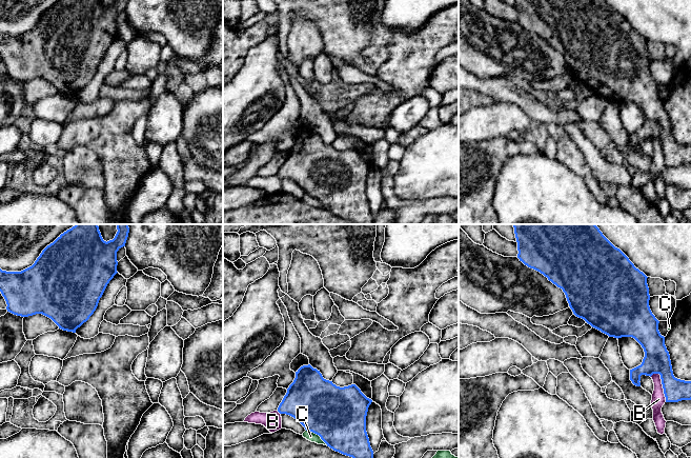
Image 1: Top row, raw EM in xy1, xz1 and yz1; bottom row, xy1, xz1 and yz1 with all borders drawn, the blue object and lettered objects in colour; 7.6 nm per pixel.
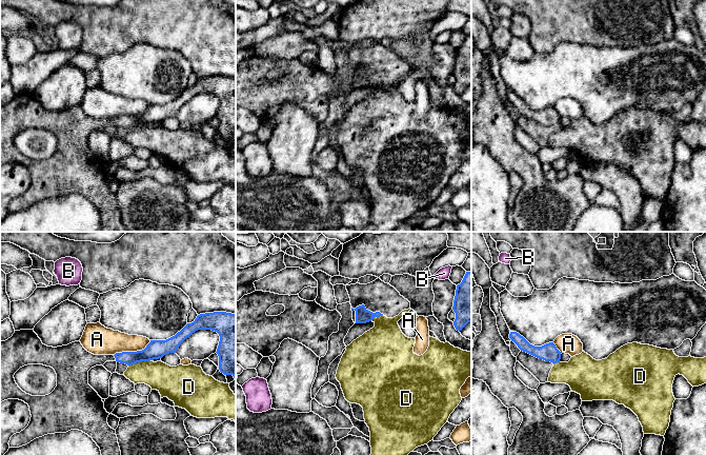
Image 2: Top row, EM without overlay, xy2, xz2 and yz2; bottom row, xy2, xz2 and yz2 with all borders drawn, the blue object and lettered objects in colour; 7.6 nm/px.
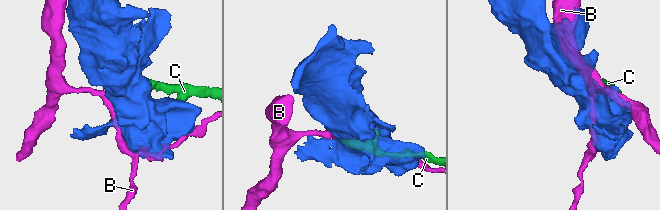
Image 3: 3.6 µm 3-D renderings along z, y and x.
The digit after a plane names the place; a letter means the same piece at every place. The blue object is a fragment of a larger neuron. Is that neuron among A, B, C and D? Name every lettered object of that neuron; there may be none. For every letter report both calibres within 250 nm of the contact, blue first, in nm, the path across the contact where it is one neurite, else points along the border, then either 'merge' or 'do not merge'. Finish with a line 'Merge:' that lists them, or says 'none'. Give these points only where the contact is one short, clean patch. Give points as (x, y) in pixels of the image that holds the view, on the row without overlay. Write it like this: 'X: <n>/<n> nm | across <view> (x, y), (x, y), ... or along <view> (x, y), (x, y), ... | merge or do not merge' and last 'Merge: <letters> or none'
A: 140/200 nm | do not merge
B: 200/110 nm | do not merge
C: 420/70 nm | do not merge
D: 140/220 nm | along xy2 (150, 123), (137, 125), (128, 130) | do not merge
Merge: none

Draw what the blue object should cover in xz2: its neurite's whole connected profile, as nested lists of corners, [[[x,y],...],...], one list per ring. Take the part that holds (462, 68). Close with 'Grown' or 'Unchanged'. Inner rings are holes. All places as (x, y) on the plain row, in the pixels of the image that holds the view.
[[[466,36],[462,46],[457,50],[452,74],[456,77],[453,90],[460,96],[471,86],[471,36]]]. Unchanged

